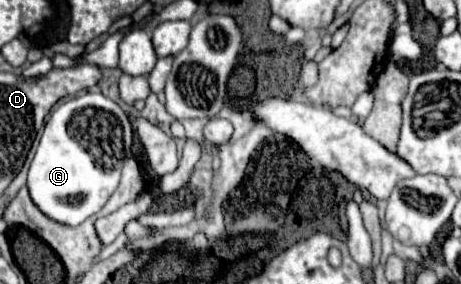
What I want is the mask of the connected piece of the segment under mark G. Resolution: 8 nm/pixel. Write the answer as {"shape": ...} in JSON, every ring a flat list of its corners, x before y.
{"shape":[[85,93,59,105,45,123,27,175,27,189,37,209,67,227,77,227,87,217,99,213,119,185,127,157,123,143,125,127,131,129,127,113,101,93]]}

